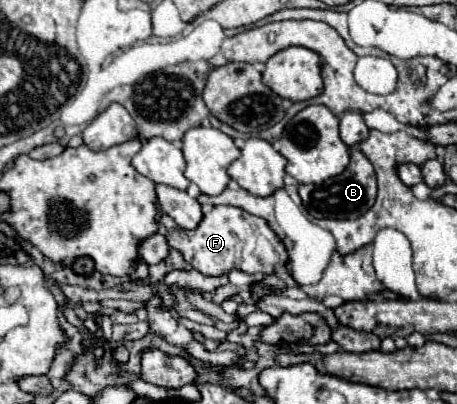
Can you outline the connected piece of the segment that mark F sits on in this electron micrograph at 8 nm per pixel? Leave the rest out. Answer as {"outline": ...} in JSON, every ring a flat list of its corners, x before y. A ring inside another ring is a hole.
{"outline":[[214,206,204,214,196,230,176,228,168,236,170,248,182,252,184,260,206,276,220,276,234,268,248,274,272,274,276,264,286,264,286,248,264,220,234,206]]}

